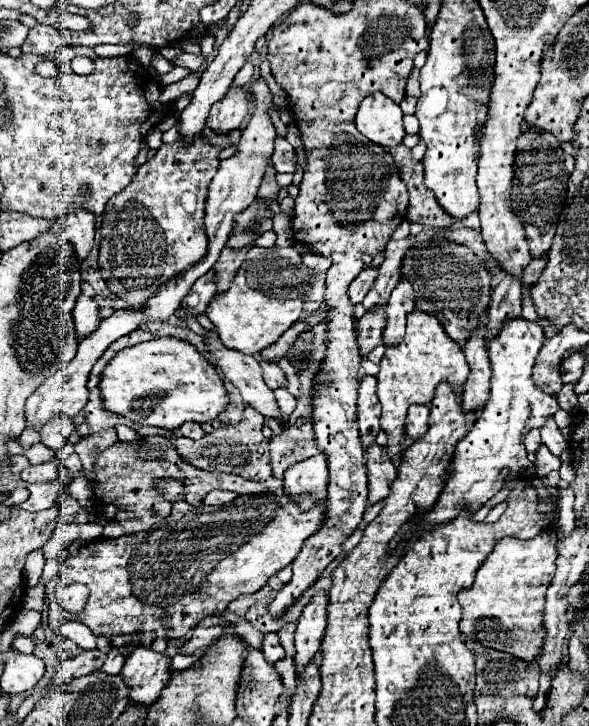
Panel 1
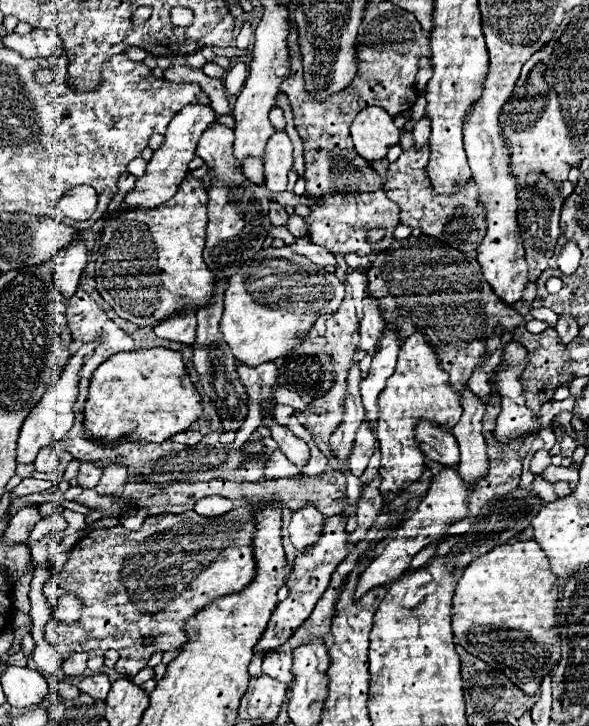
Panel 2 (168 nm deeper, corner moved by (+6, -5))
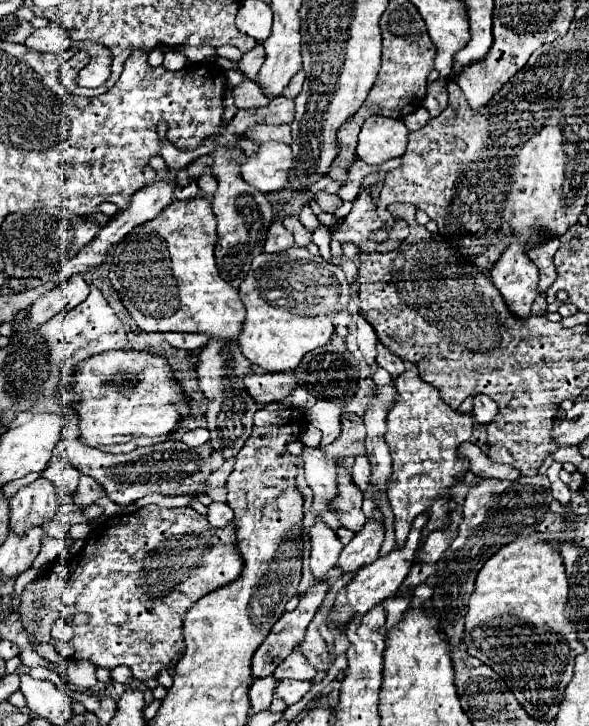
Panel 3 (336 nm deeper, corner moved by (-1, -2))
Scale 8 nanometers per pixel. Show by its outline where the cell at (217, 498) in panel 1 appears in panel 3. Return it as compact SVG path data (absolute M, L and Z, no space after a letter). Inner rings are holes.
M211 502L207 506L207 520L211 526L221 528L233 520L233 510L227 506L227 502Z

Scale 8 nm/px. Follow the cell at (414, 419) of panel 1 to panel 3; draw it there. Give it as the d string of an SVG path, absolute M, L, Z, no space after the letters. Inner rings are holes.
M463 442L463 446L459 446L459 454L463 454L463 458L469 460L469 470L475 476L497 478L497 480L515 480L519 476L519 470L515 470L515 468L511 468L507 464L491 462L489 456L483 454L483 450L477 444Z

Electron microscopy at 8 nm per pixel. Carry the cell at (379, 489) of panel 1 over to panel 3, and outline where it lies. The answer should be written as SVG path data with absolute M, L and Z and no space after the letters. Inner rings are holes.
M369 518L369 522L355 534L355 538L341 550L337 566L343 572L357 572L361 566L367 566L377 560L383 544L383 522L381 518Z

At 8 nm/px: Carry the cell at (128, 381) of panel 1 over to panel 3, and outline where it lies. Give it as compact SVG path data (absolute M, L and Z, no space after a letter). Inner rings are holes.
M113 350L95 358L87 358L79 362L69 386L73 386L73 390L79 392L79 406L75 404L75 408L79 412L81 440L87 446L99 448L103 452L131 452L139 446L151 446L161 440L167 440L177 430L175 426L189 414L189 398L183 396L181 386L175 382L169 362L165 360L165 356L149 352Z

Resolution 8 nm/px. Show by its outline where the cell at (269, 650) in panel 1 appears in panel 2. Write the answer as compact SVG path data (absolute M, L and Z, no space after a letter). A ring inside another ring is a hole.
M280 651L266 653L264 661L262 661L262 669L266 675L270 675L272 679L282 681L282 683L290 683L294 679L292 655L290 653L280 653Z

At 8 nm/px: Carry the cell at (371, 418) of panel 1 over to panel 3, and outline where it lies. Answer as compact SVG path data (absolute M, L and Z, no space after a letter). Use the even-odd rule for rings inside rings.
M357 456L355 458L351 476L353 476L353 482L359 486L359 490L365 490L367 488L369 478L371 478L371 464L369 464L369 458L367 456Z

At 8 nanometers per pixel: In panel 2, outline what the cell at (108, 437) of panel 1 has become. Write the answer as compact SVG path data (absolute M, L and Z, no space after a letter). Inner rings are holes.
M80 465L78 471L78 485L84 489L94 489L102 477L102 471L96 469L96 465Z

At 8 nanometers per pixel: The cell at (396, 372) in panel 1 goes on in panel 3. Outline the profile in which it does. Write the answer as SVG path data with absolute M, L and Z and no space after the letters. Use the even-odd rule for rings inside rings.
M415 364L413 368L399 374L399 378L395 380L395 388L397 400L389 410L385 434L385 442L393 456L393 472L387 482L387 498L395 514L397 544L403 546L415 516L423 512L429 514L429 524L423 530L423 540L429 532L445 528L449 514L449 506L445 506L449 502L449 492L445 488L453 486L457 482L455 478L467 472L469 462L459 458L457 448L461 442L469 440L475 416L461 414L459 410L447 406L439 398L439 390L419 378L419 370Z

